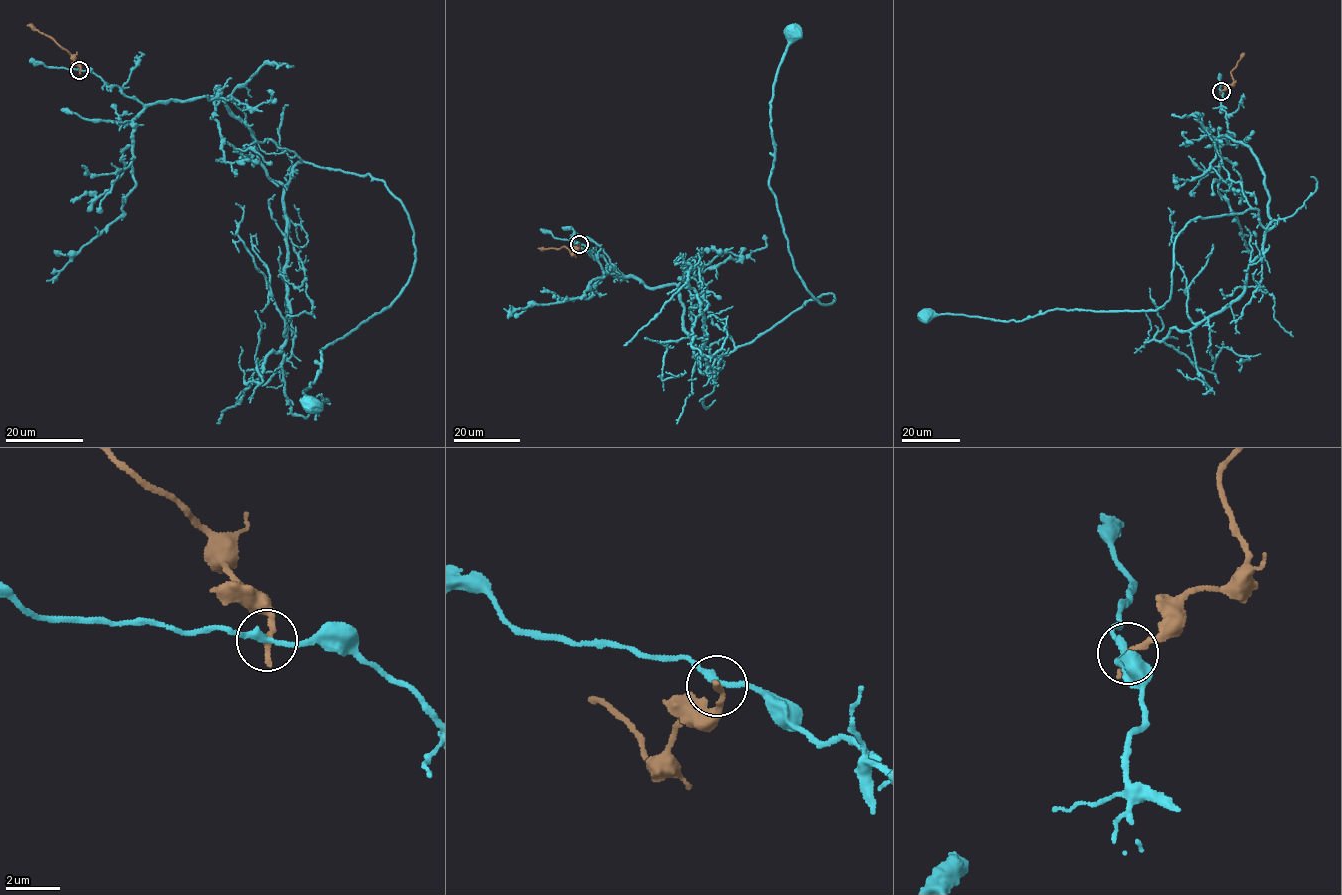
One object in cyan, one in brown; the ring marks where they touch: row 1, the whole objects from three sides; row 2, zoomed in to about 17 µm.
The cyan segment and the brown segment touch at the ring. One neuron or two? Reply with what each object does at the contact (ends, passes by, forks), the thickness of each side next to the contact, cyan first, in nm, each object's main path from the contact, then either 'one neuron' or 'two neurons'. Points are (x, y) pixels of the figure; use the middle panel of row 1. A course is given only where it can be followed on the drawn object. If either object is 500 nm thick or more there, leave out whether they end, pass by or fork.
cyan passes by; brown ends there; 240 nm thick on the cyan side, 280 nm on the other; cyan runs (579, 244), (653, 287), (683, 276), (735, 347), (821, 295), (831, 304), (806, 289), (769, 185), (792, 31); brown runs (579, 245), (571, 254), (564, 246), (538, 248); two neurons

